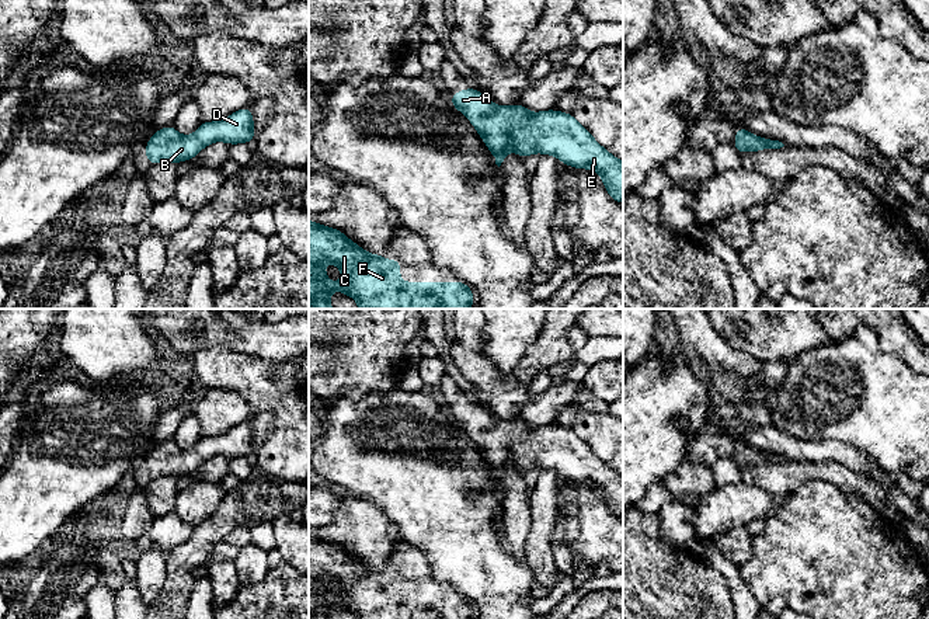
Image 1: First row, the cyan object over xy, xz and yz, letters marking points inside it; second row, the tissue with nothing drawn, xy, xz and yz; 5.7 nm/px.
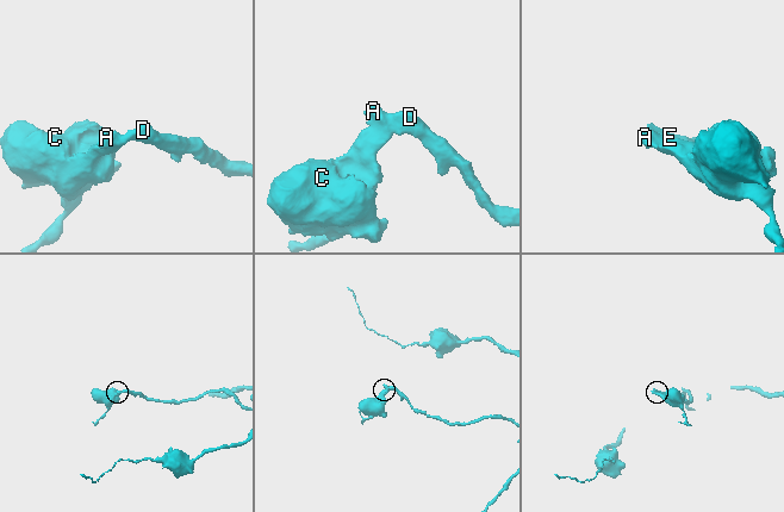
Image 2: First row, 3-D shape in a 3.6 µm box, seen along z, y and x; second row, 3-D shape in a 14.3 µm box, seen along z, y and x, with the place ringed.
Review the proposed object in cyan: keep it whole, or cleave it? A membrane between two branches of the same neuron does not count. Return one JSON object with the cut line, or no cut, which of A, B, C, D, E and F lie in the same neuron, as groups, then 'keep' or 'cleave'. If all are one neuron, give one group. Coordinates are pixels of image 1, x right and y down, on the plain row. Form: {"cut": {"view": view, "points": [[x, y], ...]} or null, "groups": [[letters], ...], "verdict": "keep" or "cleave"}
{"cut": null, "groups": [["A", "B", "C", "D", "E", "F"]], "verdict": "keep"}

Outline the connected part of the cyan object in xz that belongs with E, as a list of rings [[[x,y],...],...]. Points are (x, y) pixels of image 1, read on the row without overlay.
[[[472,401],[453,408],[450,417],[477,444],[487,463],[495,470],[498,481],[511,465],[523,473],[536,466],[554,469],[561,477],[573,483],[589,483],[601,488],[609,511],[623,518],[623,476],[603,463],[571,428],[560,424],[532,428],[519,417],[512,421],[498,421],[486,408]]]

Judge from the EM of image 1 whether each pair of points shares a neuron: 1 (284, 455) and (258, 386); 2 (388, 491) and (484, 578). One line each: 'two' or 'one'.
1: one
2: one

